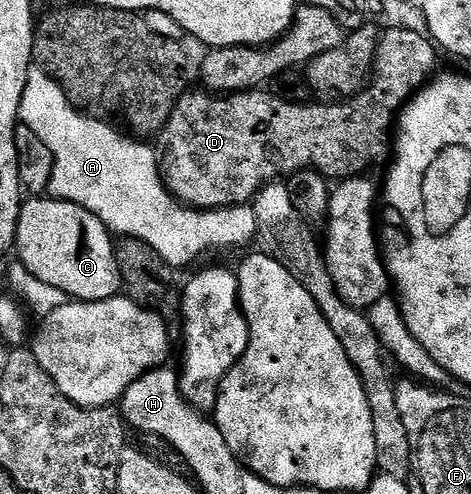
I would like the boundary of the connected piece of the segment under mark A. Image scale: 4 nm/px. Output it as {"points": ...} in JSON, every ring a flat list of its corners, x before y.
{"points":[[33,67,28,71,26,91,20,104,20,121,50,151,52,160,52,183,50,193,55,200,69,201,94,215,113,234,121,238,136,237,145,241,164,261,171,261,172,268,183,270,184,261,196,261,211,249,236,249,257,240,256,210,251,204,231,205,225,209,194,209,185,207,168,192,160,175,160,159,151,144,131,136,120,138,120,133,104,121,95,121,95,116,75,109,62,87,53,81,43,69]]}

